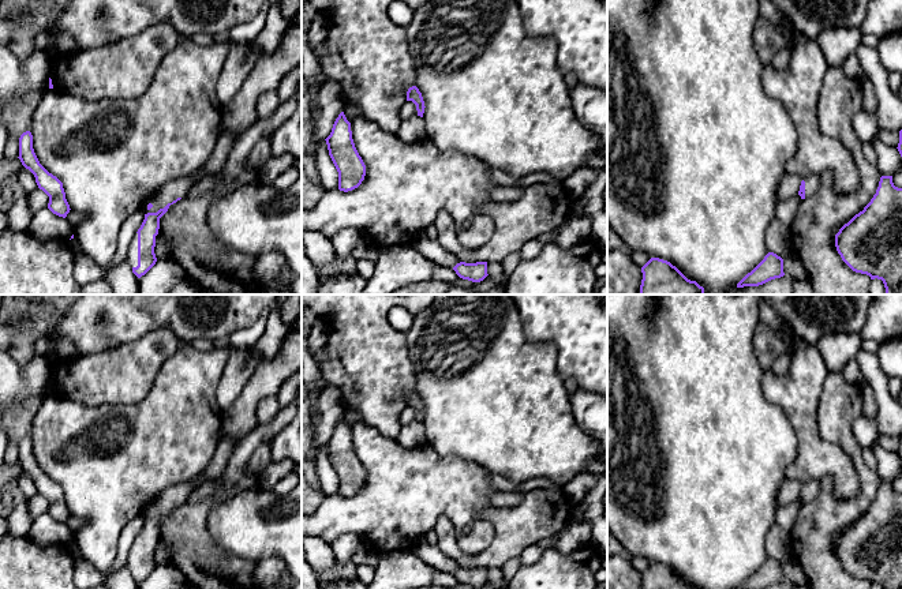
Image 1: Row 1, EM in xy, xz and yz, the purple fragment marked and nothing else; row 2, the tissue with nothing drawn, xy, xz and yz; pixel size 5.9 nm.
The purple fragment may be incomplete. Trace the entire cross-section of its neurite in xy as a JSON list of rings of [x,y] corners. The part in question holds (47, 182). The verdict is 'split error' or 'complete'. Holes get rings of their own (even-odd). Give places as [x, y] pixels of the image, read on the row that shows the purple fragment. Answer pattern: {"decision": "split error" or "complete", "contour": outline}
{"decision": "complete", "contour": [[[30,131],[23,132],[19,138],[18,158],[34,175],[38,188],[49,196],[48,209],[53,214],[66,218],[71,209],[66,199],[63,183],[40,164],[33,149],[33,135]]]}

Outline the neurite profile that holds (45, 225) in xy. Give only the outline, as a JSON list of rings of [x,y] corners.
[[[45,207],[33,214],[27,230],[41,240],[70,240],[74,233],[74,226],[66,218],[53,214],[48,207]]]

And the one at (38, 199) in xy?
[[[40,188],[27,195],[30,210],[33,214],[48,207],[49,196]]]

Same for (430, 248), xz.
[[[424,230],[419,232],[409,245],[438,266],[453,269],[461,262],[457,256],[442,248],[437,240],[428,239]]]

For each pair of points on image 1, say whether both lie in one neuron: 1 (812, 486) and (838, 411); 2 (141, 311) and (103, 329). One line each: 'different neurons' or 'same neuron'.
1: different neurons
2: same neuron

